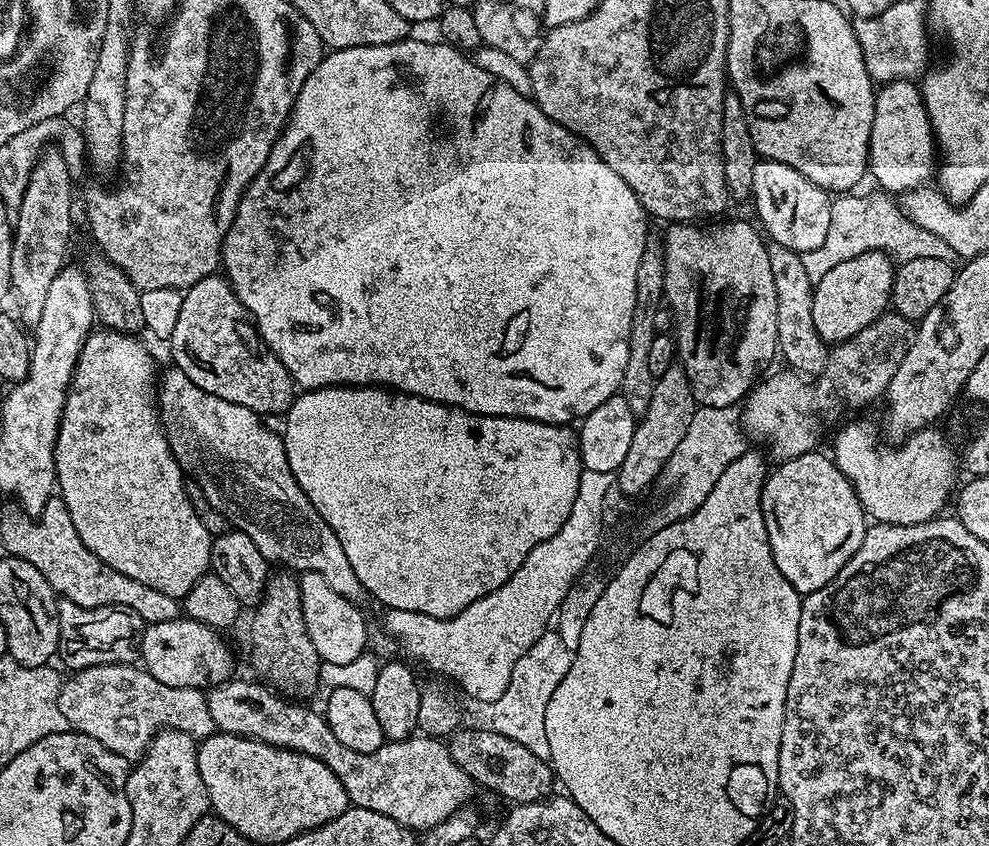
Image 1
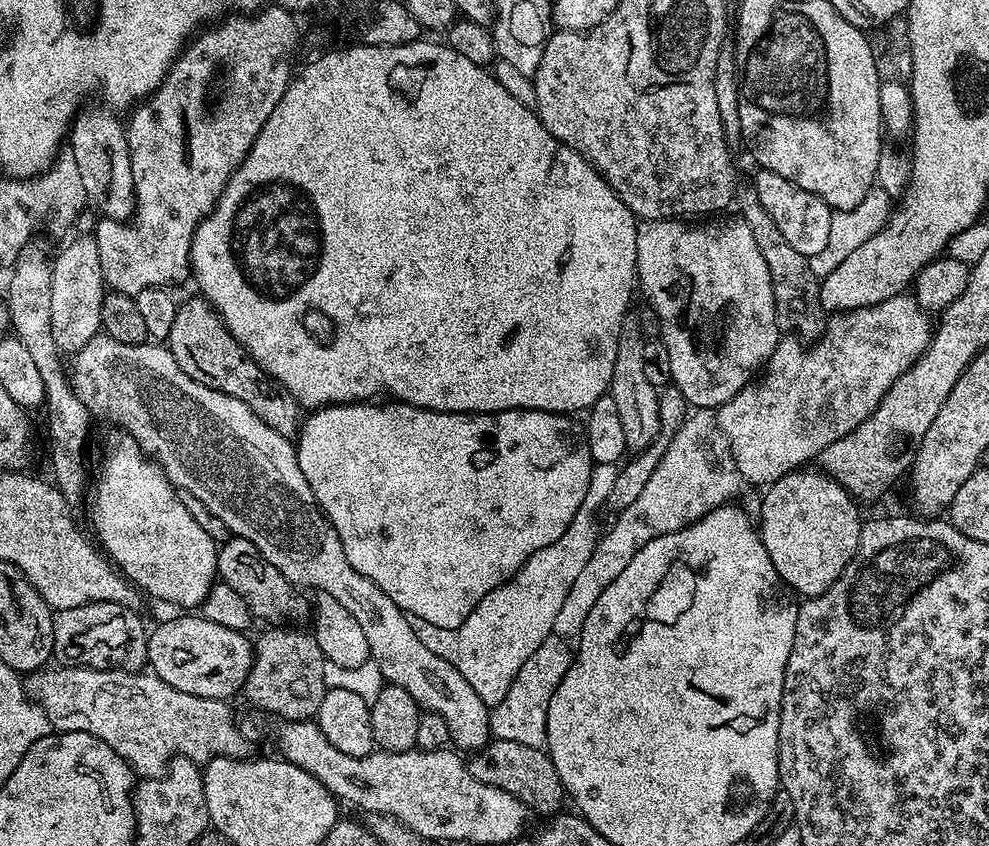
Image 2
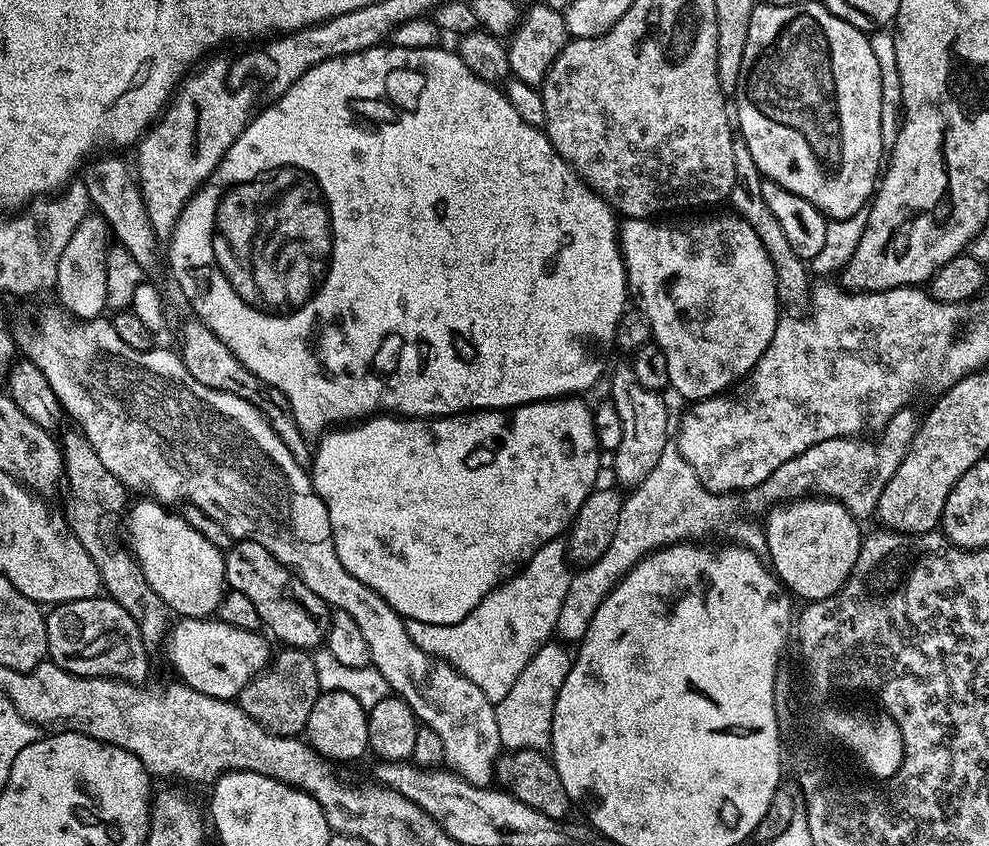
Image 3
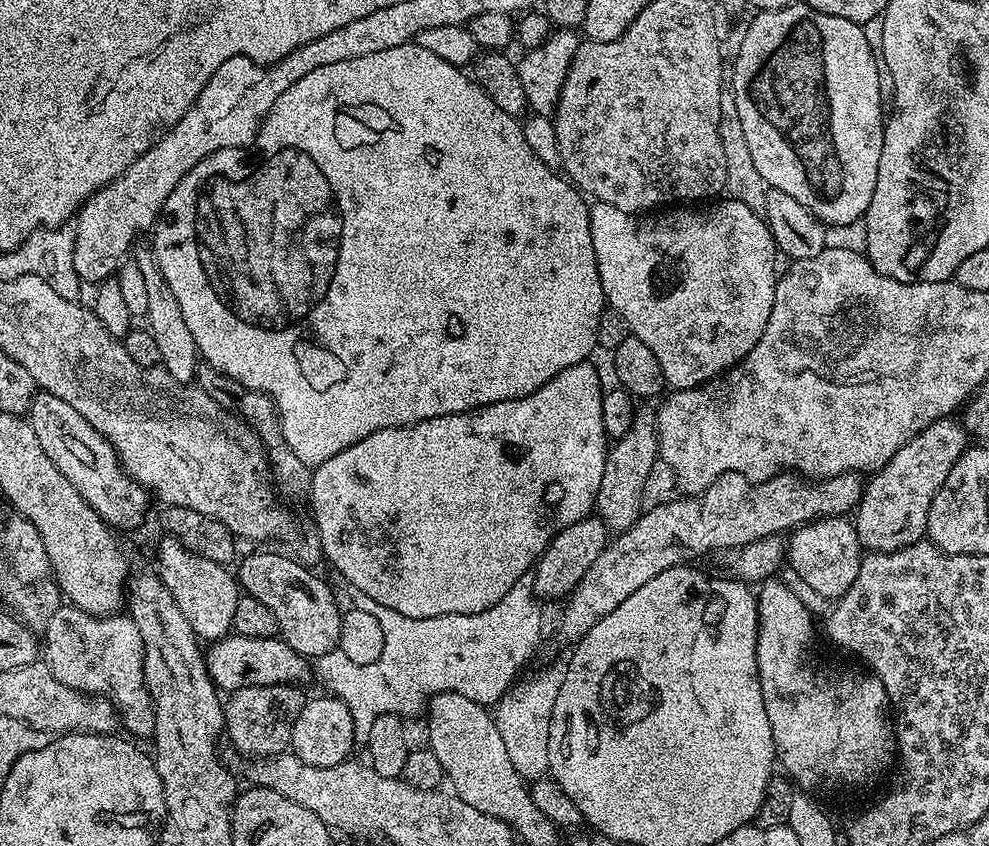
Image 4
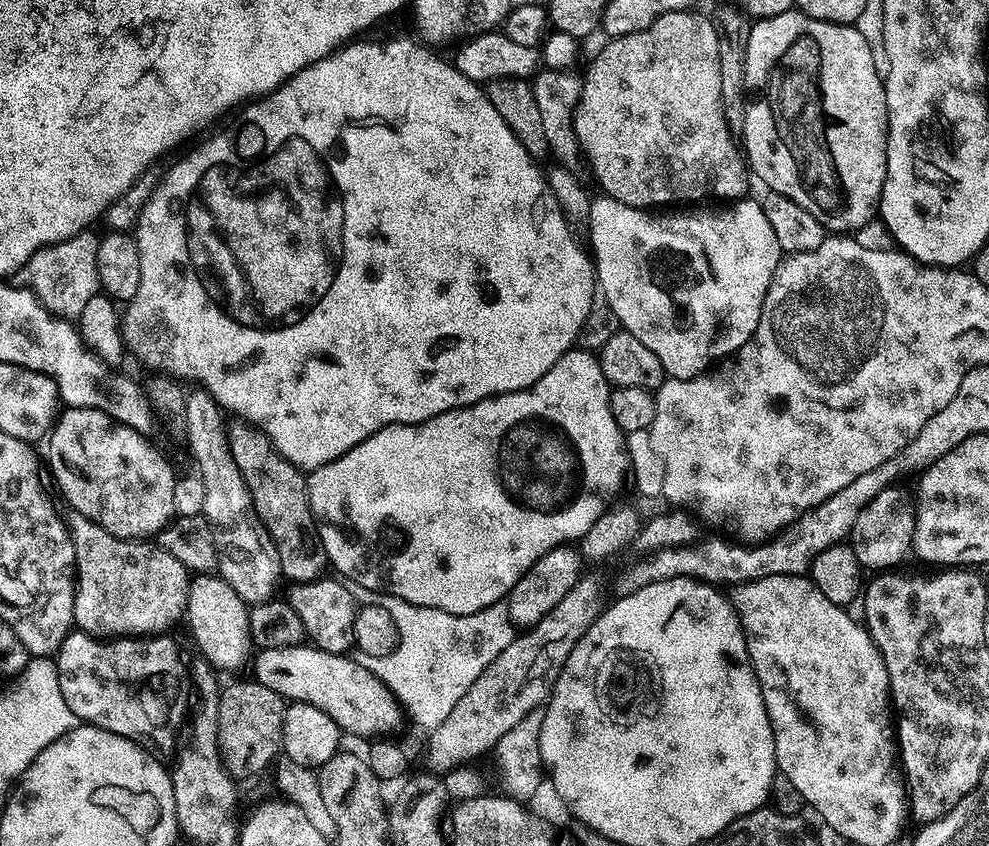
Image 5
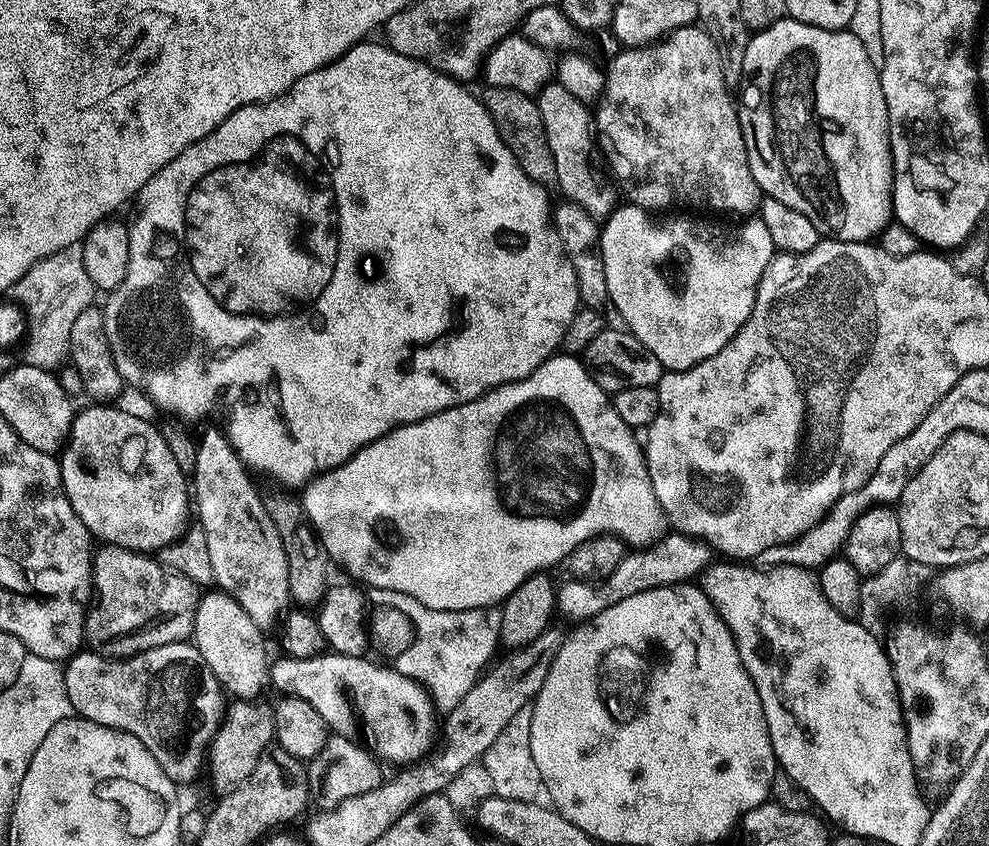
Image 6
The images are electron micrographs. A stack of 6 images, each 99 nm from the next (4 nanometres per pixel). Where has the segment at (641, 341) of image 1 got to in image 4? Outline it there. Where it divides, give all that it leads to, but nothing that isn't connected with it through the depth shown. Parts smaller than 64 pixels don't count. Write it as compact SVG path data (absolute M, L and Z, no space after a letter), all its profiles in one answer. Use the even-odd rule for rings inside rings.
M641 407L634 414L634 422L630 422L628 433L609 447L606 466L602 470L602 486L598 486L594 512L613 533L626 531L642 515L642 509L646 504L644 498L646 478L658 463L659 451L655 411L651 407L649 409Z

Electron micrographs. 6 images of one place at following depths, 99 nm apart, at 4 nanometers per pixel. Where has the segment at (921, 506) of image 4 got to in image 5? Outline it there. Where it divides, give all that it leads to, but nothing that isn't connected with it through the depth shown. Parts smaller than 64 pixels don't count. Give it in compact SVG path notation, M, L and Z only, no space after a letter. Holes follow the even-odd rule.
M893 486L882 490L862 514L858 514L858 522L854 522L854 530L850 537L850 547L854 550L854 558L858 558L861 569L892 570L903 562L912 552L912 539L916 525L916 502L913 493L901 486Z

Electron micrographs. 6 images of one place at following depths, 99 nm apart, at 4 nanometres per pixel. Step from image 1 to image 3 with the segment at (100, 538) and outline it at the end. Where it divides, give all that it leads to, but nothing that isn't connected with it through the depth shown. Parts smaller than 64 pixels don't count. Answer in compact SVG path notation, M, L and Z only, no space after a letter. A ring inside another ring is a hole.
M144 498L141 504L135 504L131 505L126 520L126 532L136 561L142 574L146 574L146 582L150 582L154 594L158 594L158 598L162 598L164 605L177 617L189 620L211 617L219 609L226 591L225 553L163 503Z

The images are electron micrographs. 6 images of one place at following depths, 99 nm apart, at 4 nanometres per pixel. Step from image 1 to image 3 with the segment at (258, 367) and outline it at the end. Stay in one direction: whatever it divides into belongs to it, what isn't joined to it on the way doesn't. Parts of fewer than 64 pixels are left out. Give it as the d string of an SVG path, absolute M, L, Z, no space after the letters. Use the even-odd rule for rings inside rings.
M192 318L189 321L184 328L184 349L179 349L178 352L186 370L190 370L190 374L194 378L198 378L198 382L202 382L202 386L210 386L210 390L234 394L260 409L260 413L270 422L274 434L278 434L278 438L282 438L282 442L286 446L286 450L290 450L294 462L298 462L298 466L307 469L310 464L310 444L304 433L300 431L298 422L294 422L290 402L286 402L286 394L282 394L282 390L262 382L254 374L250 374L250 370L246 370L246 366L242 366L234 358L229 348L199 320Z

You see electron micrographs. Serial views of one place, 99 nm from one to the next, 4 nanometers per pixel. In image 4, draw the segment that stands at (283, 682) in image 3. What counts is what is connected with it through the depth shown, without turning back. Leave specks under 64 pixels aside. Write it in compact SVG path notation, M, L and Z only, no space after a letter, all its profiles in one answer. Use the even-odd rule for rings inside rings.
M275 684L274 686L246 686L242 690L231 693L223 701L224 706L224 727L226 729L227 739L232 739L232 744L241 752L242 755L248 756L247 758L267 758L269 756L277 756L283 752L289 751L292 747L292 735L294 734L294 722L298 722L298 714L302 714L302 706L306 703L306 695L304 696L305 689L294 684Z

